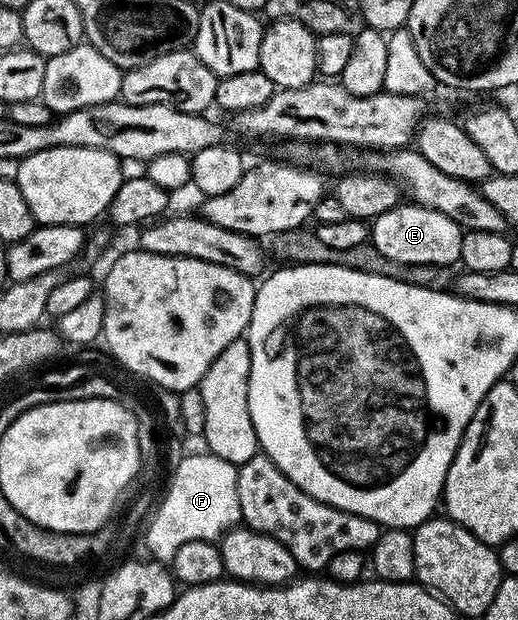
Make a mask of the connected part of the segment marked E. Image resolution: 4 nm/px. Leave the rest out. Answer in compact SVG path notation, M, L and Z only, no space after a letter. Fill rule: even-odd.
M414 202L400 203L398 208L391 208L381 214L369 228L369 240L385 258L402 264L438 264L451 266L459 260L461 238L464 229L453 218L437 210L422 208ZM454 262L454 263L453 263Z

